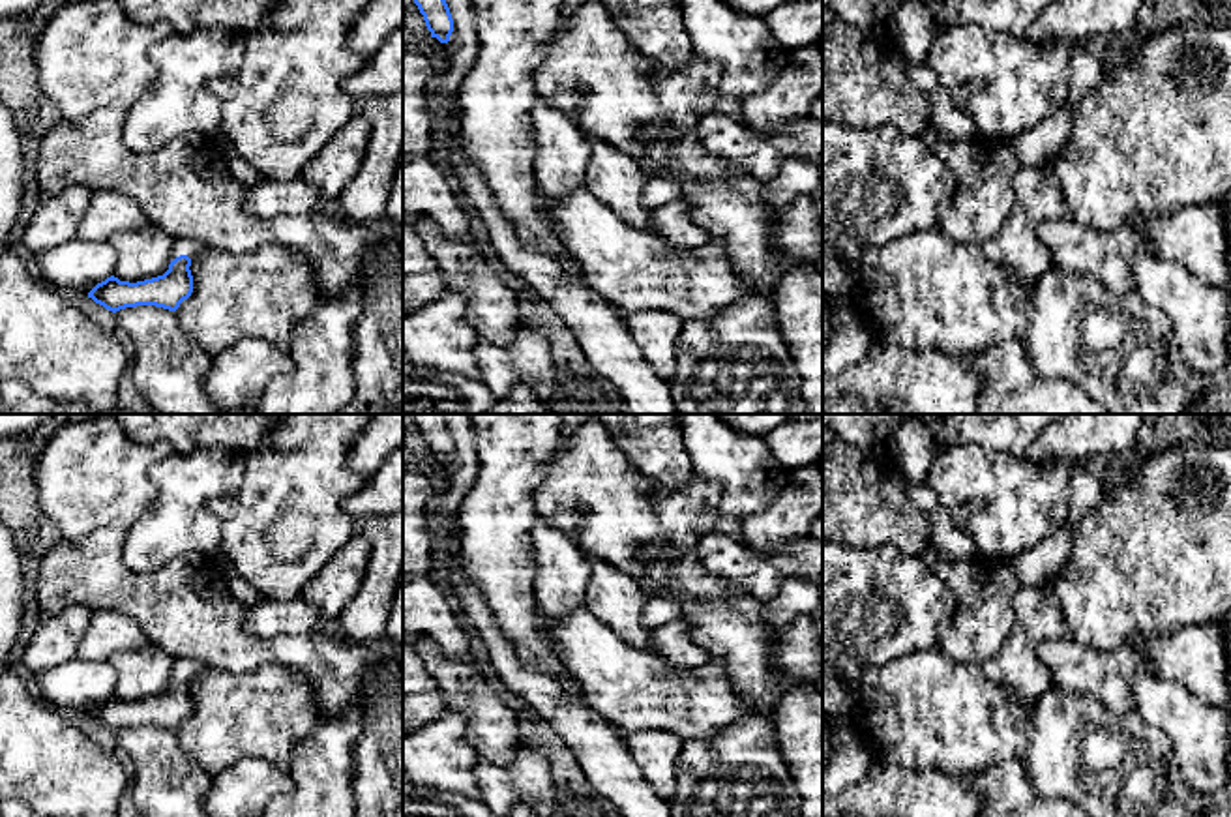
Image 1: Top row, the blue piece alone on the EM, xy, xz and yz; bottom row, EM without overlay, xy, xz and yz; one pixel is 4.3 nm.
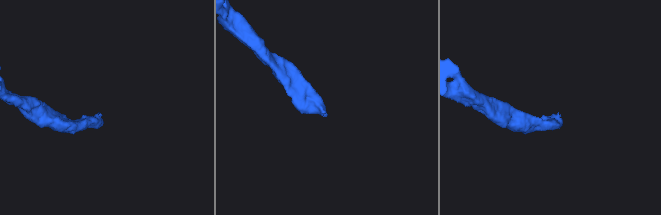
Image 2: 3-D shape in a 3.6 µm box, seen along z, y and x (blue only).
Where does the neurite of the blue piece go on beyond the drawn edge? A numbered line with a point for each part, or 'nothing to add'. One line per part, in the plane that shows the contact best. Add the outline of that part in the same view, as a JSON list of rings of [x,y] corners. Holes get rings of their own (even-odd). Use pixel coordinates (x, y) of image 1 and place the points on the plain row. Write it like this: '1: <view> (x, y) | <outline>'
1: xy (180, 666) | [[[174,658],[172,669],[171,669],[171,680],[174,680],[180,675],[187,675],[193,680],[195,676],[199,676],[208,669],[210,667],[202,661],[189,660],[189,658]]]

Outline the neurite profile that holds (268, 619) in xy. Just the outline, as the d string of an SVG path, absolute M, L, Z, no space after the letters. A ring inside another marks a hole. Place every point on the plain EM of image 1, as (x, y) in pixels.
M262 598L255 605L245 607L244 630L260 639L275 639L279 635L302 635L317 631L322 616L305 600L272 600Z

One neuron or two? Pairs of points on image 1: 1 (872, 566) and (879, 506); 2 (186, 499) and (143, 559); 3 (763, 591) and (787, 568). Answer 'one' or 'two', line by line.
1: two
2: one
3: one

